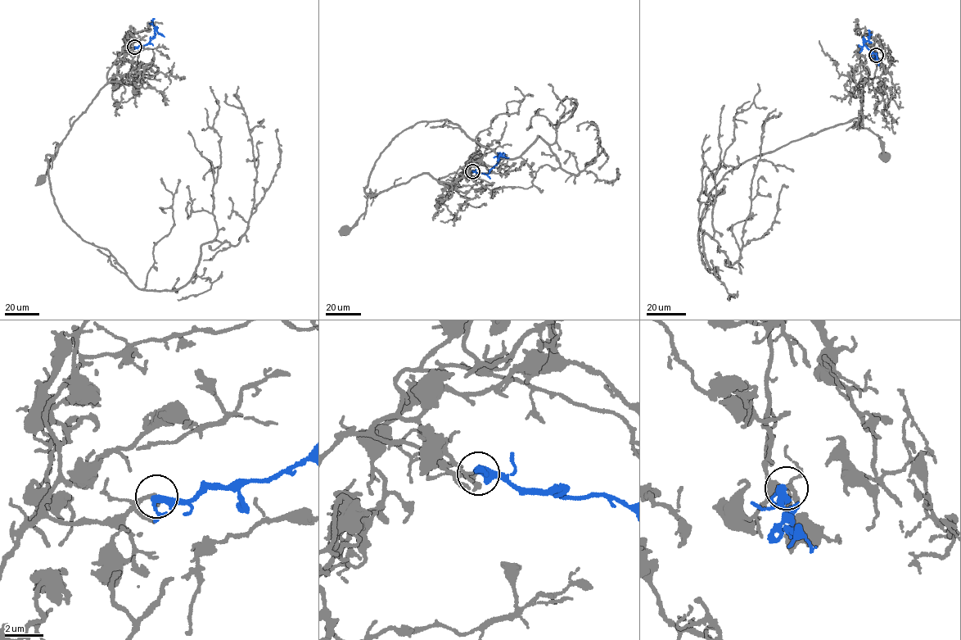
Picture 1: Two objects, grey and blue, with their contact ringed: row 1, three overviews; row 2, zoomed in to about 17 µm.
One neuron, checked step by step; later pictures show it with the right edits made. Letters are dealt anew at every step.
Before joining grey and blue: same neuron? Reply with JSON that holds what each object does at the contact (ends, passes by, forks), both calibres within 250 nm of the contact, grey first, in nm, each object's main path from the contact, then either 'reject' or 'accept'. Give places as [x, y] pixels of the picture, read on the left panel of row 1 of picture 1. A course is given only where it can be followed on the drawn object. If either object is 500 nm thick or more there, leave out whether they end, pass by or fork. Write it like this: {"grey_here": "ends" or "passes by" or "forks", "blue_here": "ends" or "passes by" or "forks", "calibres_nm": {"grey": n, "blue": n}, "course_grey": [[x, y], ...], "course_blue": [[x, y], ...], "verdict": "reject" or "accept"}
{"grey_here": "ends", "blue_here": "passes by", "calibres_nm": {"grey": 260, "blue": 320}, "course_grey": [[134, 47], [124, 48], [115, 61], [106, 83], [74, 122], [49, 161], [44, 179], [40, 179]], "course_blue": [[135, 47], [145, 45], [150, 38], [153, 38], [154, 19]], "verdict": "accept"}

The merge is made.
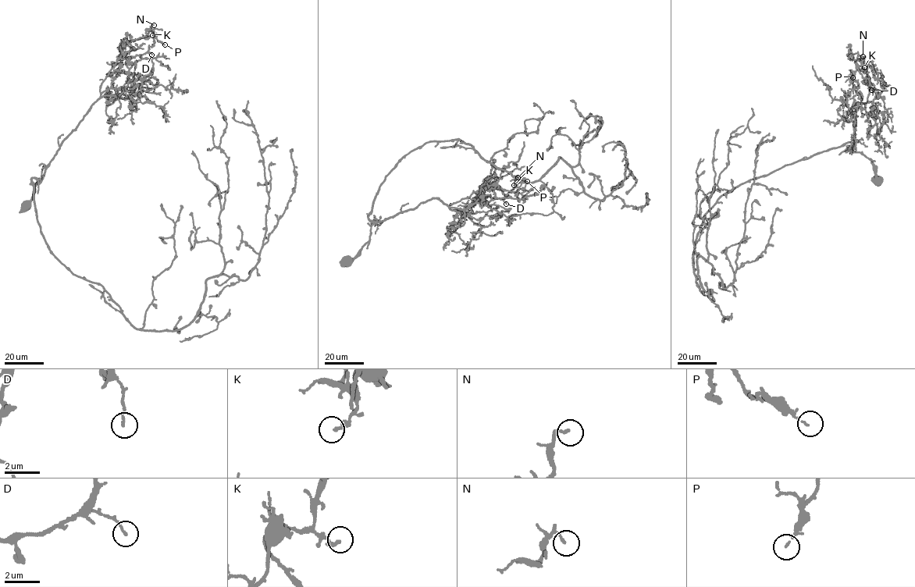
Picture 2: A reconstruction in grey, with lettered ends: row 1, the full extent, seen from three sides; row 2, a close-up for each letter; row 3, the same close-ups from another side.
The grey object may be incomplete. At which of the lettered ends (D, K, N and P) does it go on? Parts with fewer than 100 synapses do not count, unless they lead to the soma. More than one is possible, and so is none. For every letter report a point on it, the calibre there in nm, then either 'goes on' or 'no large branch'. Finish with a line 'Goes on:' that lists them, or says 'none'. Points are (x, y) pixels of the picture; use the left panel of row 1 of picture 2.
D: (151, 55) | 130 nm | no large branch
K: (152, 35) | 190 nm | no large branch
N: (154, 25) | 100 nm | no large branch
P: (165, 44) | 90 nm | no large branch
Goes on: none

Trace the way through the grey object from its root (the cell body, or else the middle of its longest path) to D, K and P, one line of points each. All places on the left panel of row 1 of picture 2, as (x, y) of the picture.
D: (25, 206), (62, 141), (100, 97), (101, 83), (117, 60), (151, 55)
K: (25, 206), (62, 141), (100, 97), (108, 72), (119, 58), (145, 54), (153, 44), (152, 35)
P: (25, 206), (62, 141), (100, 97), (101, 83), (117, 60), (145, 54), (154, 38), (165, 44)

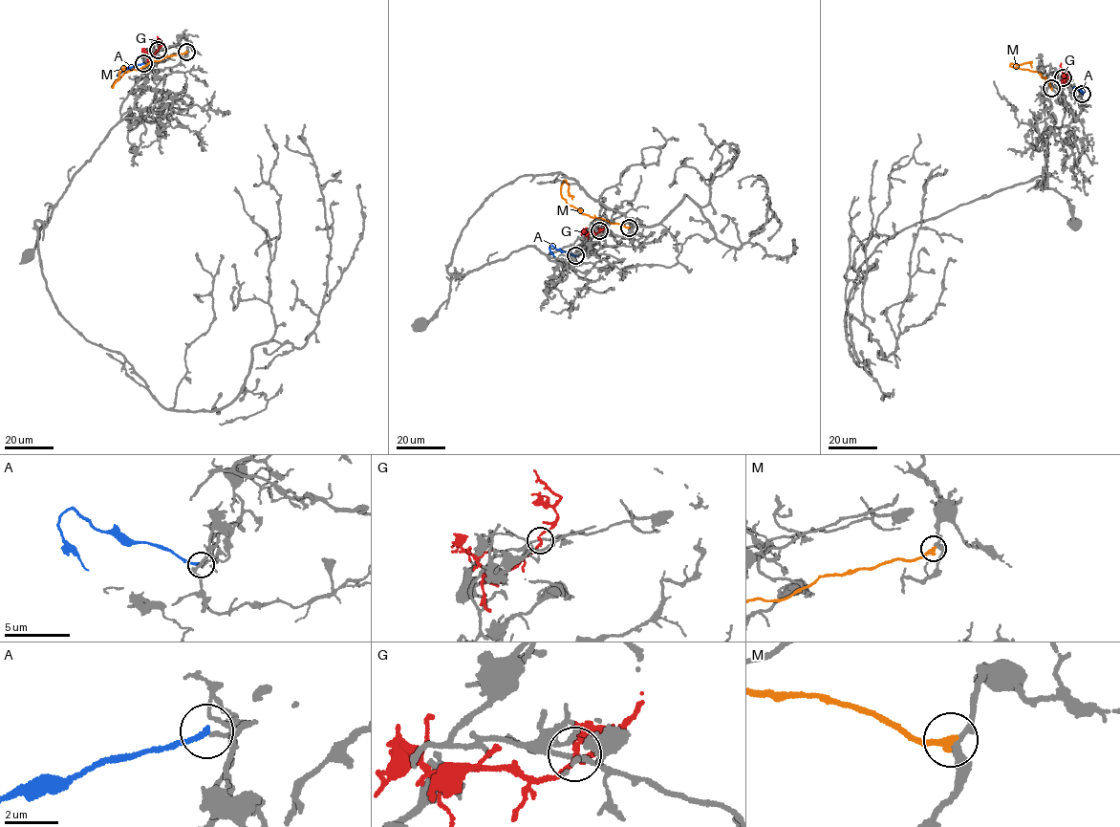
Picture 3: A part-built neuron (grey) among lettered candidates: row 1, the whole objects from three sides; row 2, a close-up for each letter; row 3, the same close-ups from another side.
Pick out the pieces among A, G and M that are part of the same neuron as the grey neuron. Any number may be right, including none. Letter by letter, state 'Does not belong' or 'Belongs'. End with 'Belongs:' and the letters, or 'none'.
A: Does not belong
G: Does not belong
M: Does not belong
Belongs: none

